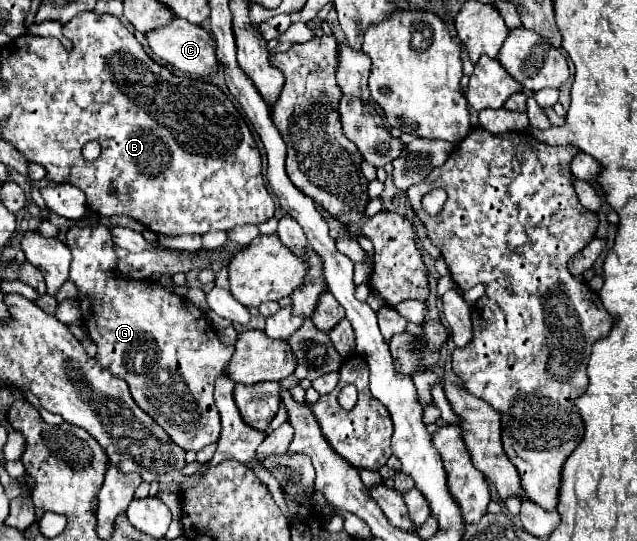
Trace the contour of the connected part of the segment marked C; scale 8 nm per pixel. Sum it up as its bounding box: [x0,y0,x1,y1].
[146,17,218,75]

